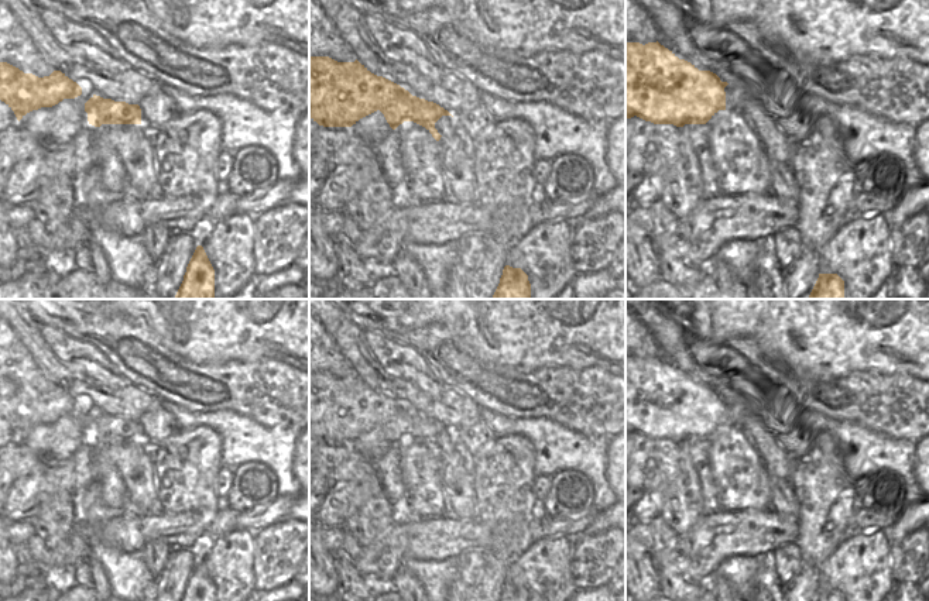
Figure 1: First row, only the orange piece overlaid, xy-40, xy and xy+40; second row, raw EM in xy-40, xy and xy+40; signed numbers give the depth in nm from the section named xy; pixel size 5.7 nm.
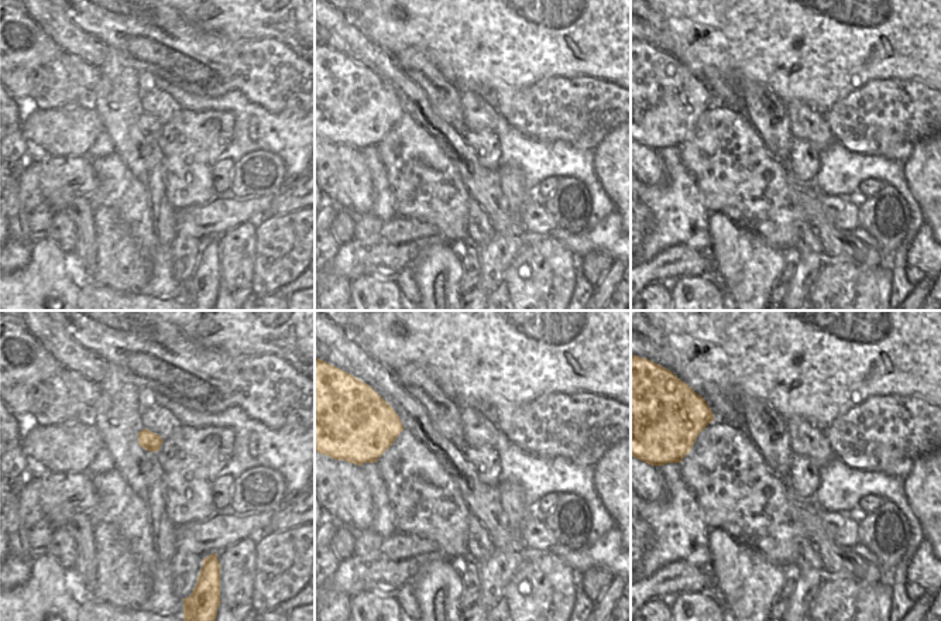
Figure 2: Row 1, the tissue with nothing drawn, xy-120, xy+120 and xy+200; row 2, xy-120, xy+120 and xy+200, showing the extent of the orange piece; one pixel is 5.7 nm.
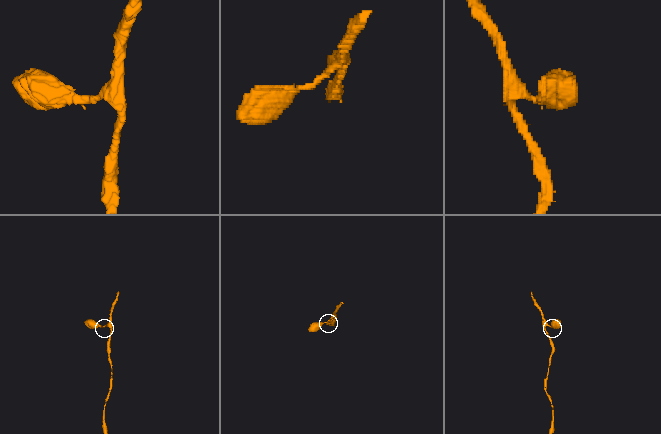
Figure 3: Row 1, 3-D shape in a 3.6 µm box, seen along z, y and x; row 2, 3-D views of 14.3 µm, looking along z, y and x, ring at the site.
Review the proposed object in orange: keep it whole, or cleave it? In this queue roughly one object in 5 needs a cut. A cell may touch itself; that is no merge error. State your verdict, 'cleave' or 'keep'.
keep

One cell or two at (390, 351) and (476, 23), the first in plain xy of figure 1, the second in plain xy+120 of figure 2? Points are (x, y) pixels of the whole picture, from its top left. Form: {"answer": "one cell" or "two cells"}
{"answer": "two cells"}

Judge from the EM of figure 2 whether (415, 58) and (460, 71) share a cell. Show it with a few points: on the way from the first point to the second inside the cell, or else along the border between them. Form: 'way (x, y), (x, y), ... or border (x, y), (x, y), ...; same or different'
border (405, 48), (418, 48), (457, 88); different

